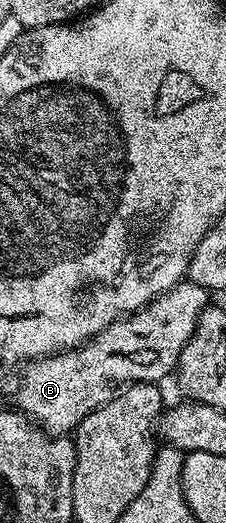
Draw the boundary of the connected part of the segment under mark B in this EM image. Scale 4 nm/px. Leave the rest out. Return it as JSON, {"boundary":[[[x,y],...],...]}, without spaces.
{"boundary":[[[183,279],[177,281],[173,287],[168,291],[164,291],[155,297],[149,305],[144,306],[144,308],[139,309],[136,313],[131,313],[128,317],[123,317],[120,321],[113,321],[107,329],[104,329],[97,333],[95,337],[91,337],[89,341],[75,347],[72,349],[67,349],[60,353],[51,353],[45,357],[40,357],[36,361],[29,362],[25,366],[26,374],[22,377],[22,390],[18,393],[18,405],[17,408],[21,412],[25,413],[27,417],[33,419],[39,426],[45,428],[46,432],[51,435],[70,435],[75,432],[78,428],[78,423],[83,421],[85,417],[93,411],[93,409],[100,408],[104,403],[108,403],[113,397],[114,394],[119,392],[120,387],[125,386],[127,383],[158,383],[161,382],[161,377],[166,377],[175,372],[178,368],[178,360],[182,354],[182,348],[188,343],[188,339],[192,335],[192,331],[196,327],[196,323],[200,319],[200,315],[208,308],[208,290],[204,287],[200,287],[192,280]]]}

